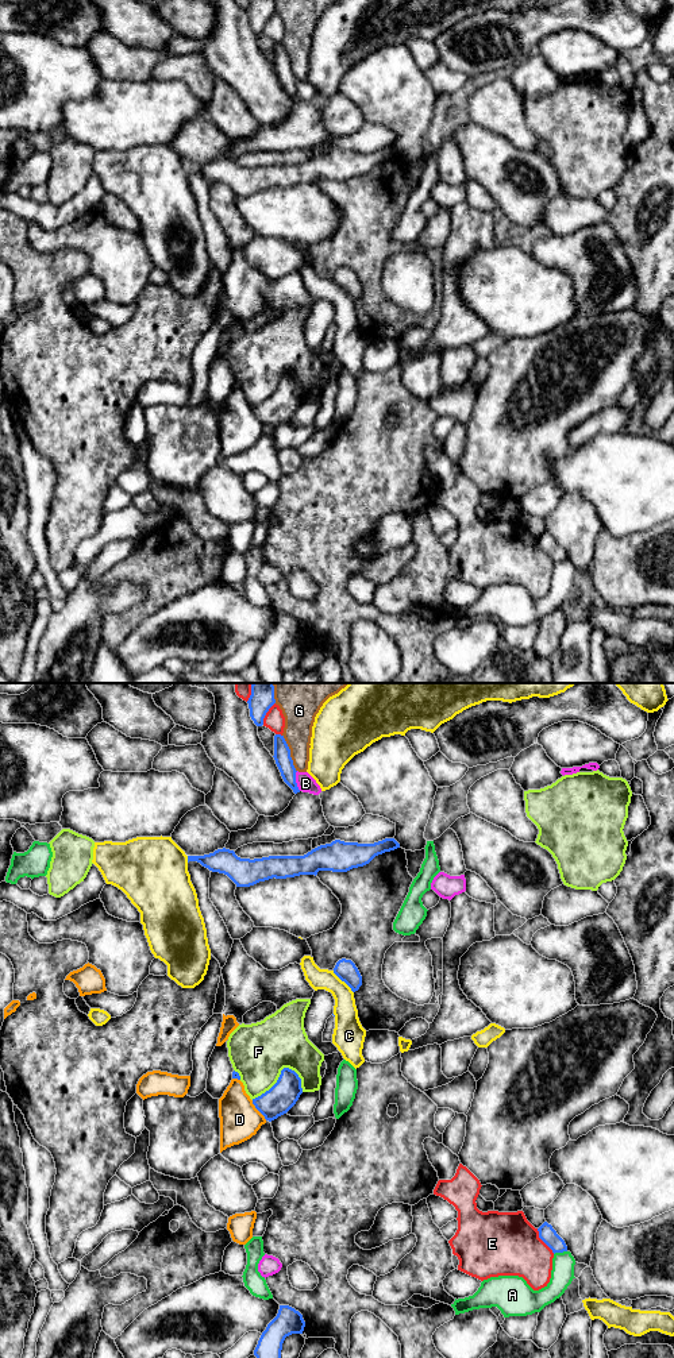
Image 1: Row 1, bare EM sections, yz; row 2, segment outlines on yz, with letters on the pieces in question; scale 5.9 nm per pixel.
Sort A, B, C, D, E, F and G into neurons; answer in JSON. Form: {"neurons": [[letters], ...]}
{"neurons": [["A"], ["B"], ["C"], ["D"], ["E"], ["F"], ["G"]]}

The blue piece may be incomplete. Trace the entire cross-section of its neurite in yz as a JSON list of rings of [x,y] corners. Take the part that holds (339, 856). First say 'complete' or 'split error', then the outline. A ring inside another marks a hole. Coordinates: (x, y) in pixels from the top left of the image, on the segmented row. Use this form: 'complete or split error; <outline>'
complete; [[[394,838],[374,844],[335,840],[320,845],[304,856],[269,856],[240,859],[230,849],[217,849],[204,856],[188,856],[212,872],[227,875],[236,887],[250,887],[269,879],[286,879],[300,875],[317,875],[319,871],[347,872],[369,864],[375,856],[400,848]]]

